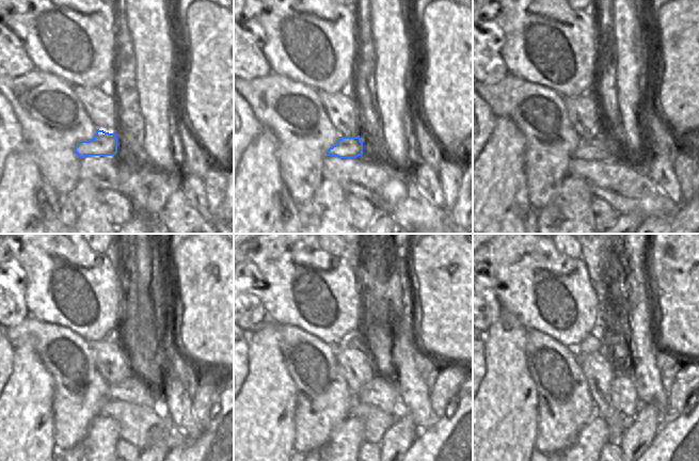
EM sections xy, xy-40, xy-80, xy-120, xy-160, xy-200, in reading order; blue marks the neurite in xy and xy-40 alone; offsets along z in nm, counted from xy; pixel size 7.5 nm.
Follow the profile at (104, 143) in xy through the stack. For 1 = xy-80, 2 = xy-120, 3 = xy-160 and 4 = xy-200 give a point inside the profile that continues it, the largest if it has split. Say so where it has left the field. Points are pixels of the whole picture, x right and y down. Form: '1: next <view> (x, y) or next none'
1: next xy-80 (603, 147)
2: next xy-120 (133, 390)
3: next xy-160 (379, 392)
4: next xy-200 (623, 396)

